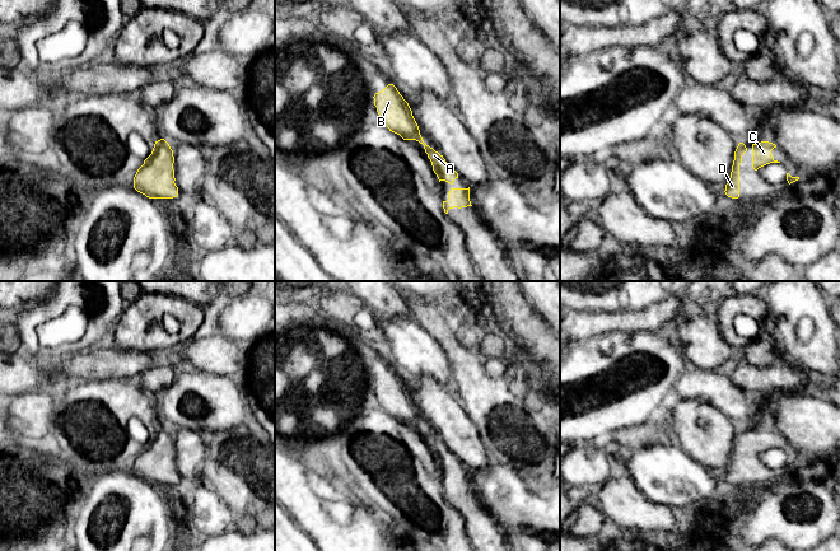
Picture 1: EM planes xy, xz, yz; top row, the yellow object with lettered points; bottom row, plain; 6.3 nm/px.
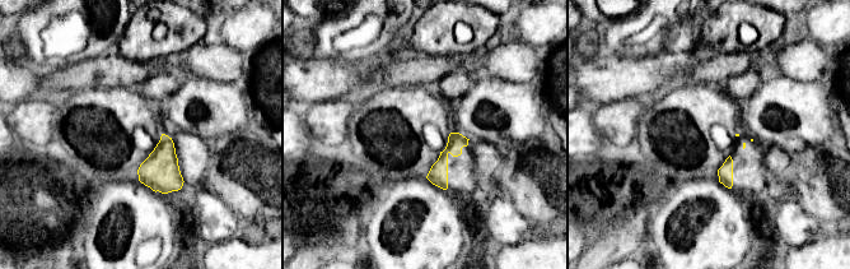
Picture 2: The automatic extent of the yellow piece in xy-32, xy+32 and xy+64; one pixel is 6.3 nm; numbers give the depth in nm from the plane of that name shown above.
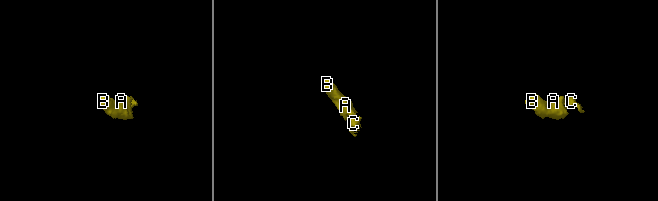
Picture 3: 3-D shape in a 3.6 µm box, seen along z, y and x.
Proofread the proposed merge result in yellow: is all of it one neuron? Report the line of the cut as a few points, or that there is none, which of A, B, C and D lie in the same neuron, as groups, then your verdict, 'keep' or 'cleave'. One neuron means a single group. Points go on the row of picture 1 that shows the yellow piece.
no cut | A B C D | keep

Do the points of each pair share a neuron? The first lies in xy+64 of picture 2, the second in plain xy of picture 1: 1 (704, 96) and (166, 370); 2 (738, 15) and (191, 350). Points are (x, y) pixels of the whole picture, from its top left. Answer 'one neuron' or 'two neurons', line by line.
1: two neurons
2: two neurons

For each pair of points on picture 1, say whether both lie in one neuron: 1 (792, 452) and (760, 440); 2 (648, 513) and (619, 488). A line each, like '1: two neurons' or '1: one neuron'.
1: one neuron
2: one neuron

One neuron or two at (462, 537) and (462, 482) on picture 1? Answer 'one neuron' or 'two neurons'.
two neurons

